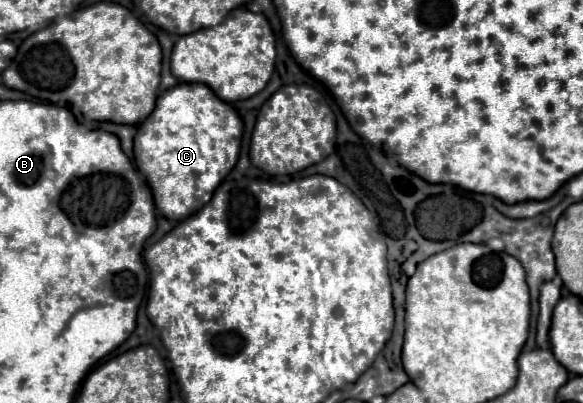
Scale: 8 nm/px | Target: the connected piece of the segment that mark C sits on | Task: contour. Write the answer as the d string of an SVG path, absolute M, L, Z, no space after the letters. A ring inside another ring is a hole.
M177 84L165 90L157 98L157 106L151 112L151 116L143 124L139 124L135 136L135 152L133 152L137 168L147 178L153 190L155 206L159 208L159 212L169 220L183 220L189 214L201 210L211 200L221 180L224 180L235 166L239 158L241 136L243 136L243 124L239 114L227 102L215 98L215 94L207 90L207 86ZM213 172L219 172L219 178L213 178Z

